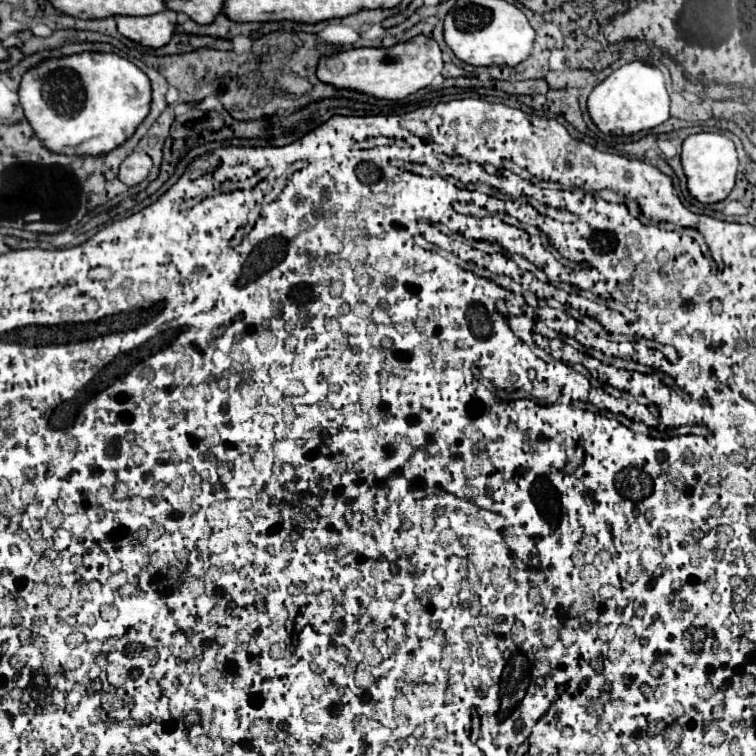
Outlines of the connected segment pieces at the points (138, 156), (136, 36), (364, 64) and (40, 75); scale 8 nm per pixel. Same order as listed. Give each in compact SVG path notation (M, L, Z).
M133 152L119 168L119 180L127 186L141 184L151 172L153 160L145 152Z
M163 10L153 16L117 16L119 32L147 48L161 48L169 44L177 28L177 12Z
M415 36L409 42L391 48L351 48L333 56L321 56L315 76L337 90L355 90L383 100L401 100L425 86L441 74L443 58L439 44L427 36Z
M83 52L45 60L27 70L19 86L19 102L35 136L51 152L101 156L127 142L147 118L151 84L143 70L117 54Z

